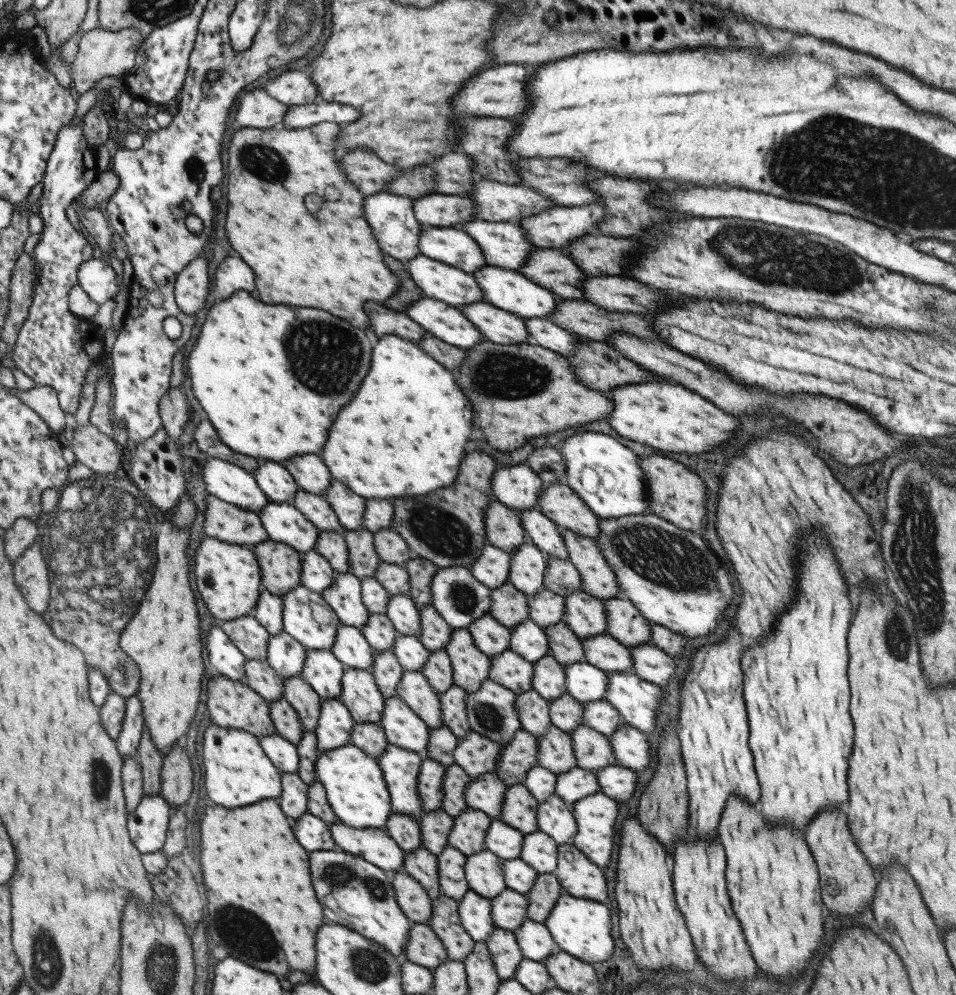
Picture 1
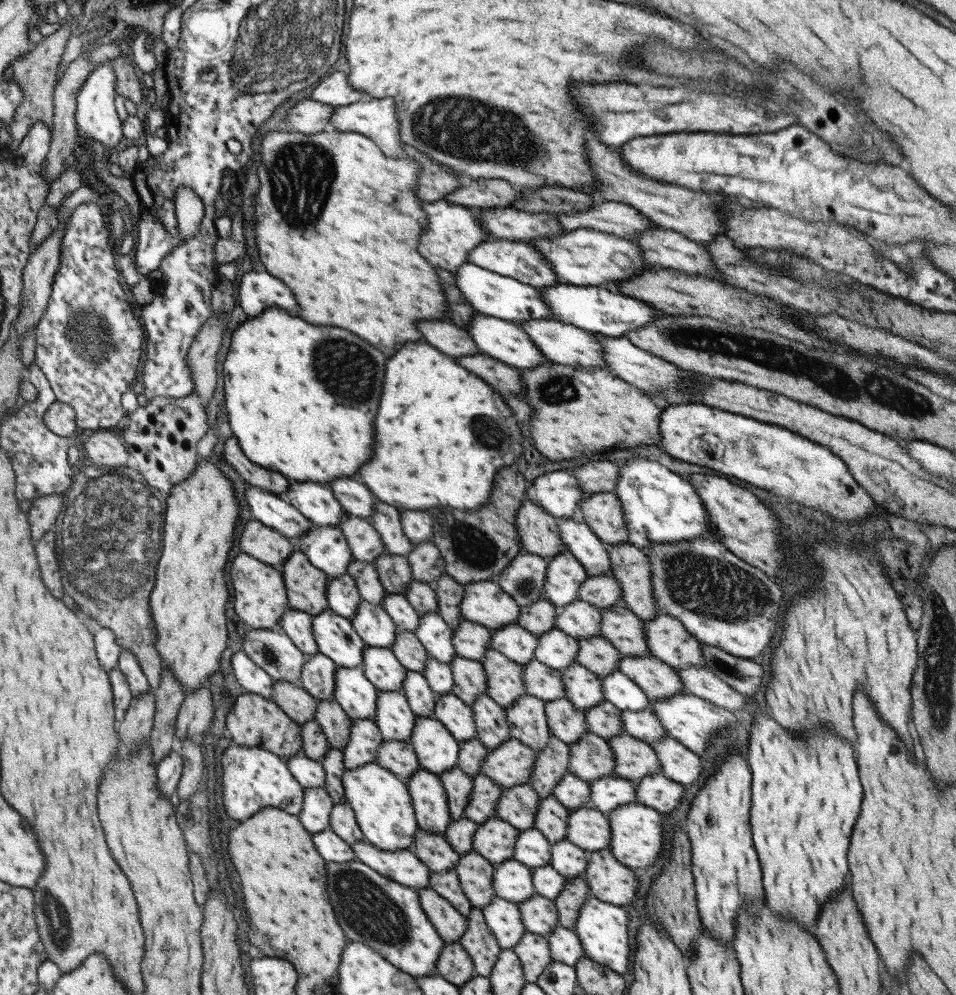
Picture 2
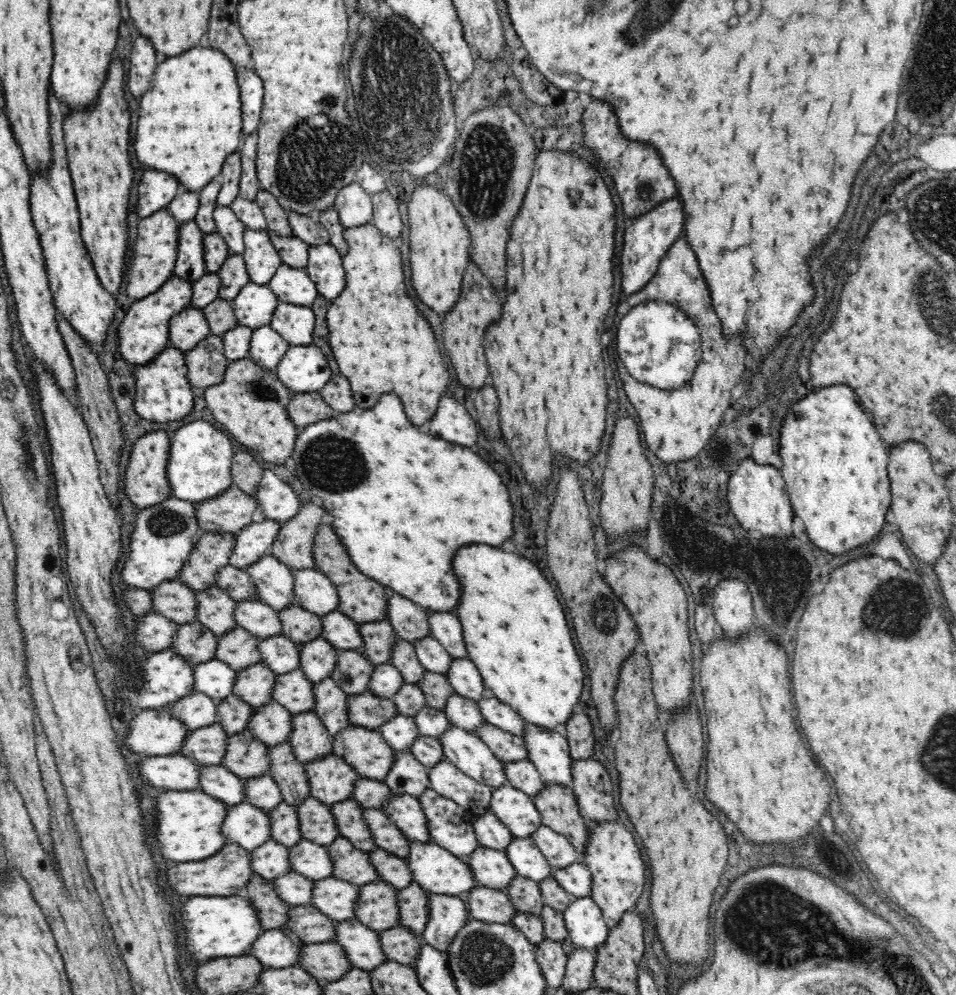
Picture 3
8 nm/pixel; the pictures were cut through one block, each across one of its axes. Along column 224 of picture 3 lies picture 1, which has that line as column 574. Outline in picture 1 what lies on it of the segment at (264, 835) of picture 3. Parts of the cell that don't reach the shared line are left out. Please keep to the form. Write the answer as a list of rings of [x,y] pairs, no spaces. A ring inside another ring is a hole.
[[[556,794],[539,803],[537,821],[538,831],[549,834],[558,846],[572,842],[577,831],[571,805]]]

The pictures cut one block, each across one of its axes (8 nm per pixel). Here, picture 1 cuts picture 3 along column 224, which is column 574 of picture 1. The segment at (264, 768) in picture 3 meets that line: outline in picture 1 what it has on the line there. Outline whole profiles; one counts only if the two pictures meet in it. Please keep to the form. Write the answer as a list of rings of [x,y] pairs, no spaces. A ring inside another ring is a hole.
[[[551,725],[538,740],[538,766],[551,770],[555,775],[577,766],[569,733]]]

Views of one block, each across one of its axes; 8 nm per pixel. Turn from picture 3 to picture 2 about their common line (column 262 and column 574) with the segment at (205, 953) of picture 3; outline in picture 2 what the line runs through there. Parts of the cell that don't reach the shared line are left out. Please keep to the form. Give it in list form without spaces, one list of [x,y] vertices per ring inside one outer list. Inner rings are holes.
[[[590,896],[578,915],[574,932],[578,935],[585,950],[585,956],[594,962],[602,963],[617,974],[626,975],[630,970],[630,934],[628,934],[628,913],[620,906],[602,902]]]

